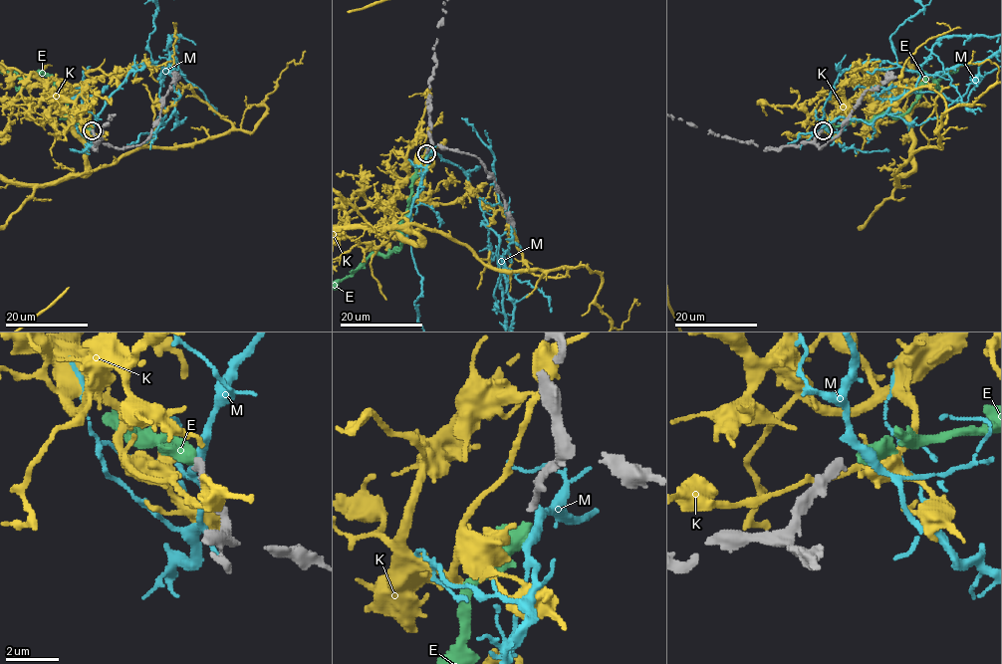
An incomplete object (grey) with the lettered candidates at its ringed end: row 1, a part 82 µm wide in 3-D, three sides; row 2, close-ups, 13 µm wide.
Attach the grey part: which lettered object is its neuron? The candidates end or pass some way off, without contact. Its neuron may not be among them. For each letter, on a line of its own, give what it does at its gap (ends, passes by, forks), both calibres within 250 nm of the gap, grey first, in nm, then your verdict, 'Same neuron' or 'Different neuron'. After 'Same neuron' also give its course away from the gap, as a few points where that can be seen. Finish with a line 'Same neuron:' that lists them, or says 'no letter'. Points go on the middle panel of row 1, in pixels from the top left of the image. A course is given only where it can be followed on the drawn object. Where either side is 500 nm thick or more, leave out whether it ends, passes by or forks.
E: Thickness 340 nm (grey) against 500 nm. Same neuron. Its course: (426, 154), (417, 166), (406, 218), (401, 223), (401, 247), (387, 256), (371, 255)
K: It ends there. Thickness 340 nm (grey) against 320 nm. Different neuron
M: It passes by. Thickness 340 nm (grey) against 360 nm. Different neuron
Same neuron: E

